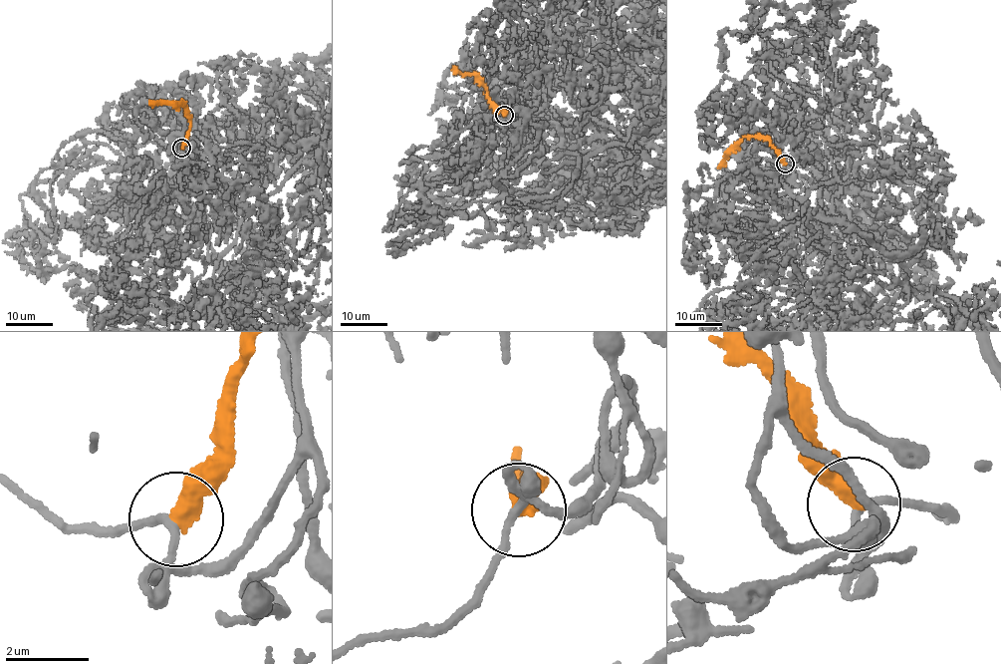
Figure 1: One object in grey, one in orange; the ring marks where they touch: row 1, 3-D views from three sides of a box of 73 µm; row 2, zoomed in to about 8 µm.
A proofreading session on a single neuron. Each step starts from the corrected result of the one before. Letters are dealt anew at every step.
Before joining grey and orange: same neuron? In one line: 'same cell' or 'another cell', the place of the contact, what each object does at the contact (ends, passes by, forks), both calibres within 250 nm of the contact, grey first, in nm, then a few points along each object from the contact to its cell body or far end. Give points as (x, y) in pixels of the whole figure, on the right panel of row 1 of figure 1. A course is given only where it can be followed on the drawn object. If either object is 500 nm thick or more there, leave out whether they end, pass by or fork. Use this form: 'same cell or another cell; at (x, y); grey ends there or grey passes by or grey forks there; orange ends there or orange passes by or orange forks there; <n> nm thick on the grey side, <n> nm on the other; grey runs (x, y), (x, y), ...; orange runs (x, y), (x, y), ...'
another cell; at (785, 164); grey passes by; orange ends there; 160 nm thick on the grey side, 440 nm on the other; orange runs (785, 164), (770, 142), (747, 136), (717, 167)

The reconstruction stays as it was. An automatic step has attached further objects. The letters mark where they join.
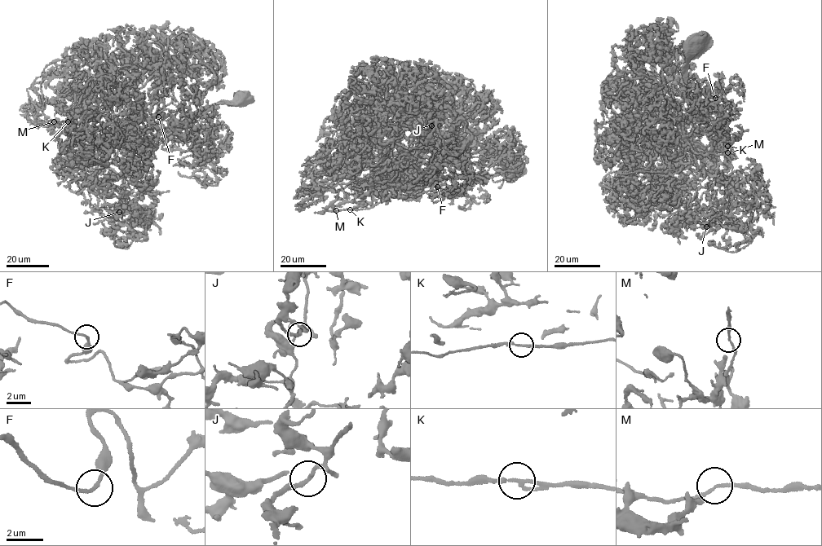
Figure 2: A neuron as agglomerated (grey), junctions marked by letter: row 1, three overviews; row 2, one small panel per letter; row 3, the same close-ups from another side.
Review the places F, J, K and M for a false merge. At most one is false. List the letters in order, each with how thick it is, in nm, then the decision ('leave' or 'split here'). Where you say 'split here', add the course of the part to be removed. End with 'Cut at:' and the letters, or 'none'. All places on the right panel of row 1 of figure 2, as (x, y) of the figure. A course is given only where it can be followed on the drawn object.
F: 170 nm | leave
J: 200 nm | leave
K: 200 nm | leave
M: 150 nm | leave
Cut at: none

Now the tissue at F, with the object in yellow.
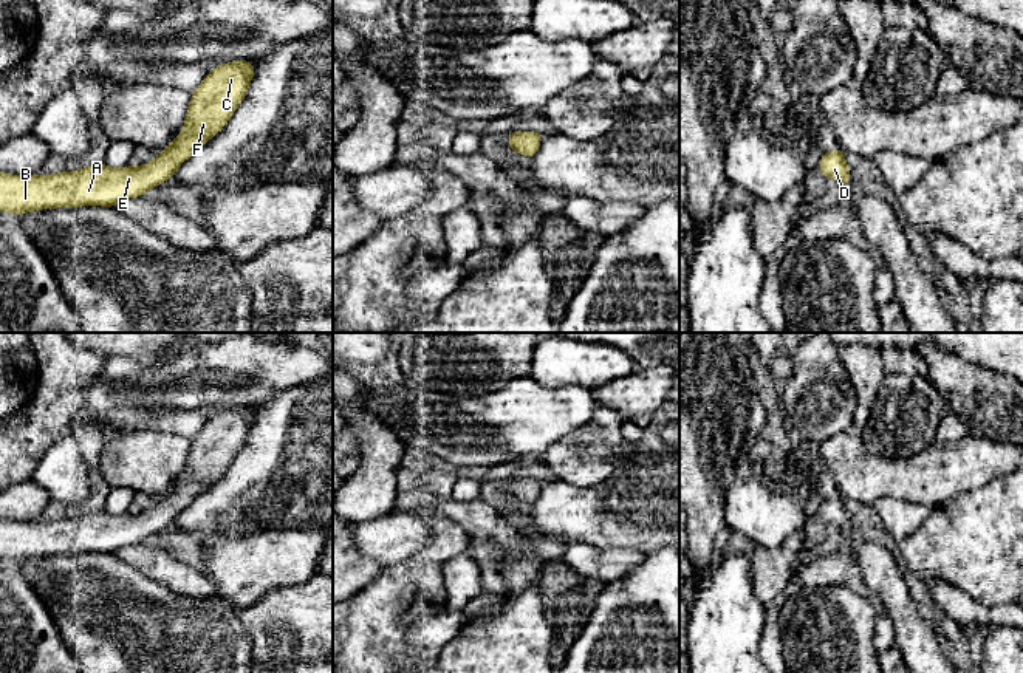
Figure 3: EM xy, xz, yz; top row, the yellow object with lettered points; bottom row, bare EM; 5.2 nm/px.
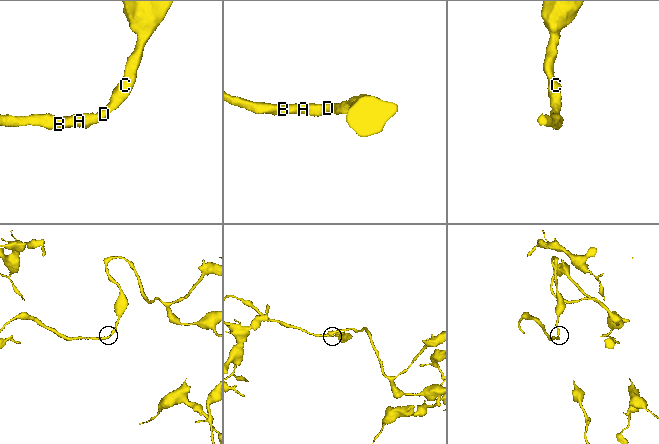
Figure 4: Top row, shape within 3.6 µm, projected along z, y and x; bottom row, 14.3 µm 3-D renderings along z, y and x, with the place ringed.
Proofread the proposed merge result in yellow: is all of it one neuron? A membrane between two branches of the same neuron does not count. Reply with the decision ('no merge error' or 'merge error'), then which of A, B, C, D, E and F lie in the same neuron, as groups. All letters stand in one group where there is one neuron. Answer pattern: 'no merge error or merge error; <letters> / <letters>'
no merge error; A B C D E F

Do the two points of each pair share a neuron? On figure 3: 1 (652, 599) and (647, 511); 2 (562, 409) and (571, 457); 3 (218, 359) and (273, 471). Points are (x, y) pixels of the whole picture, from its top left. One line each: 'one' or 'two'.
1: two
2: two
3: two

